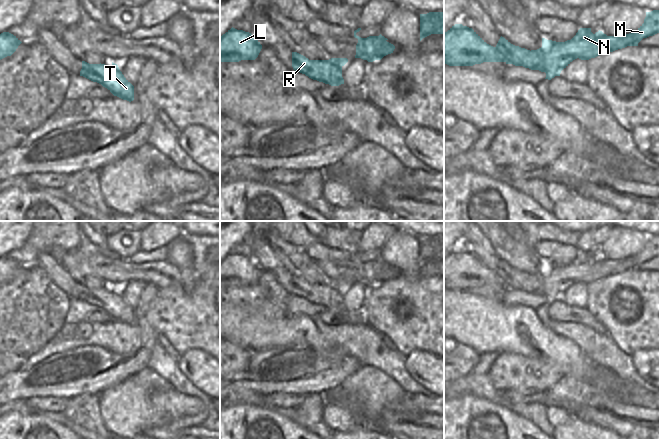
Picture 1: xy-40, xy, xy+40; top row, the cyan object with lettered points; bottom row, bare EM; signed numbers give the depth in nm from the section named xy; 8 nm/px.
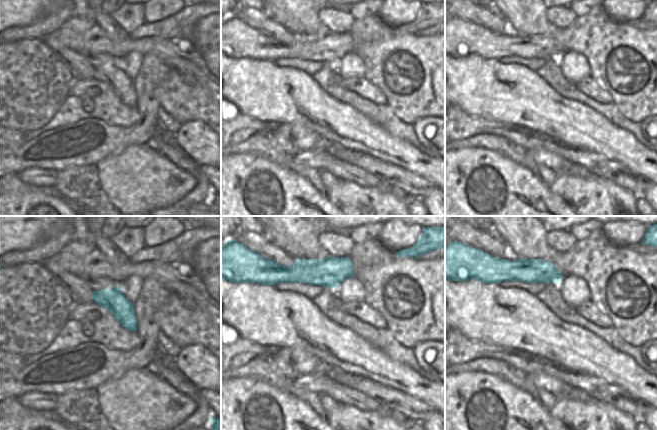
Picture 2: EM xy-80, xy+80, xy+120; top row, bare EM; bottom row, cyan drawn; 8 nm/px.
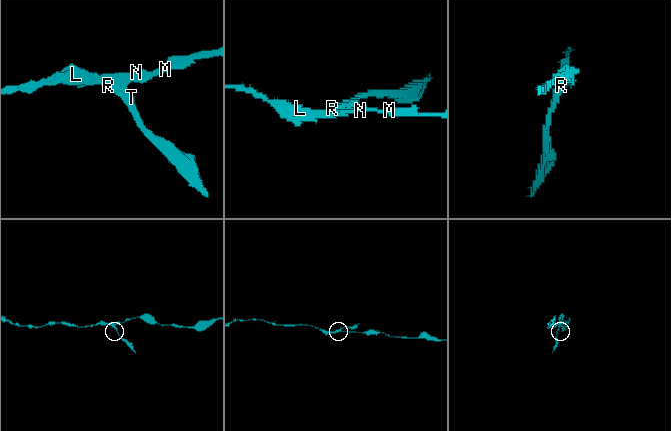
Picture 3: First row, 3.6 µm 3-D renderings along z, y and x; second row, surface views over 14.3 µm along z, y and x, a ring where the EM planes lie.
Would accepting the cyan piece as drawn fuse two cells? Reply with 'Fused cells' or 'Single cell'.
Fused cells

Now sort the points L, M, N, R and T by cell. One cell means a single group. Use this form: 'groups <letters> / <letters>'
groups L M N / R T

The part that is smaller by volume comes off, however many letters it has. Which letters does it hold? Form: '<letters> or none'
R, T

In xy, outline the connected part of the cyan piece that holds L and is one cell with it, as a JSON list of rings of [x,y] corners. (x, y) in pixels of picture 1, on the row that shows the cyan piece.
[[[231,28],[220,36],[220,62],[255,60],[262,45],[249,32]]]

